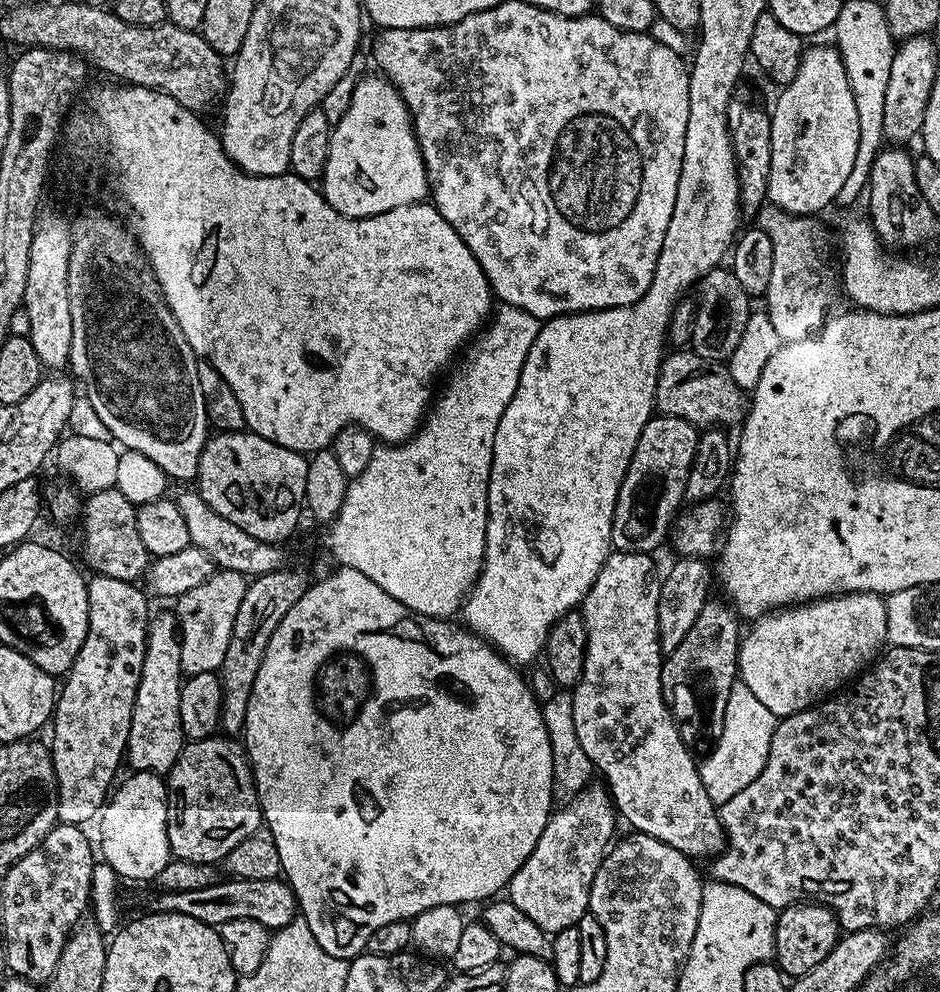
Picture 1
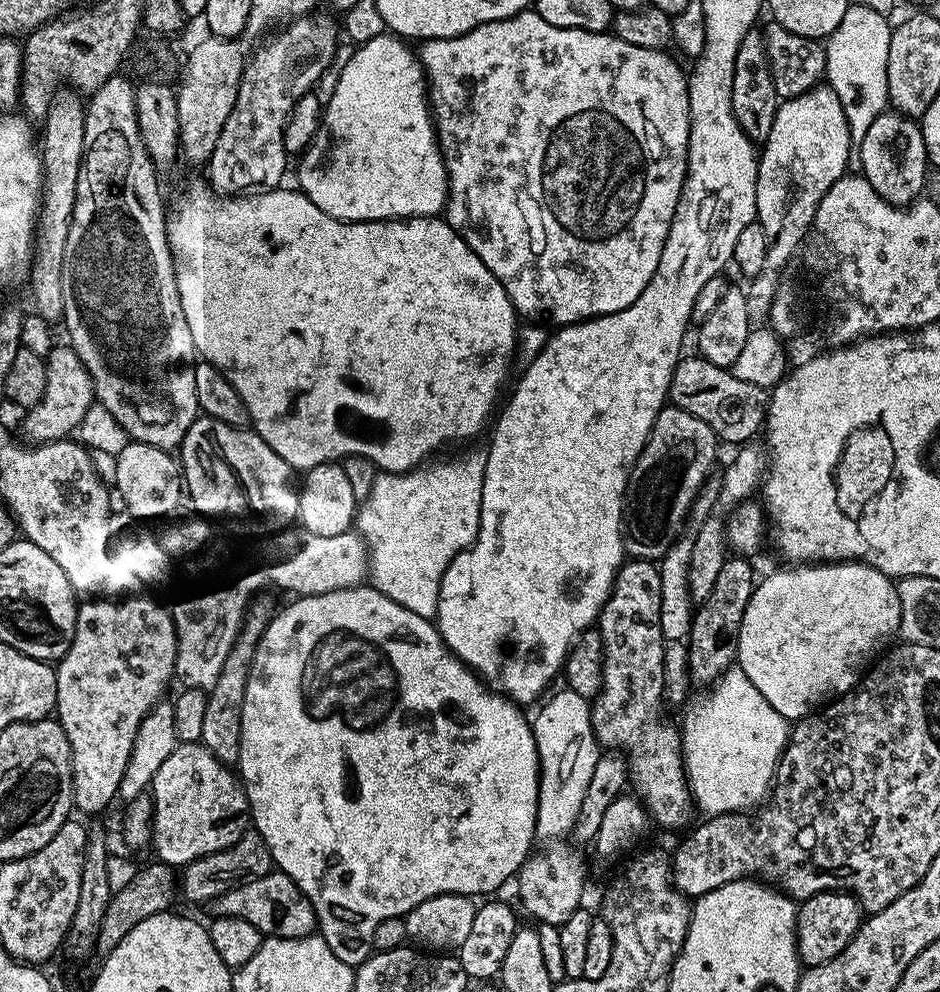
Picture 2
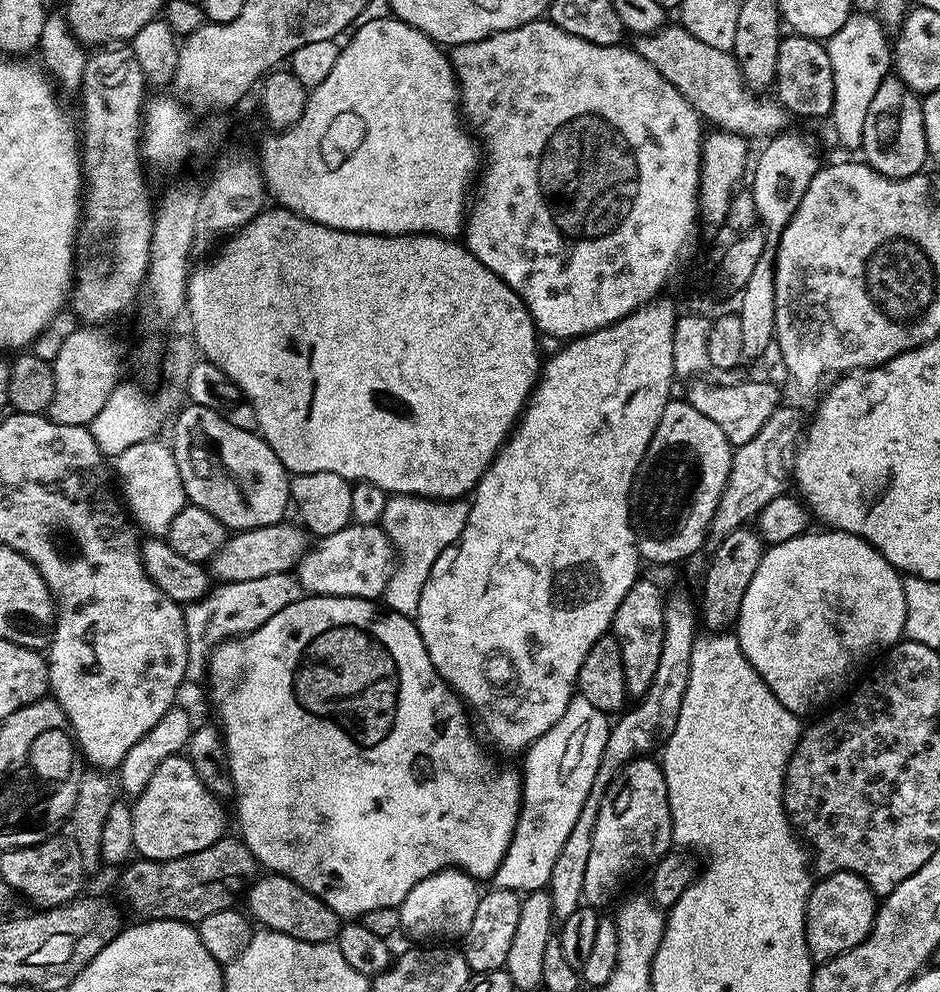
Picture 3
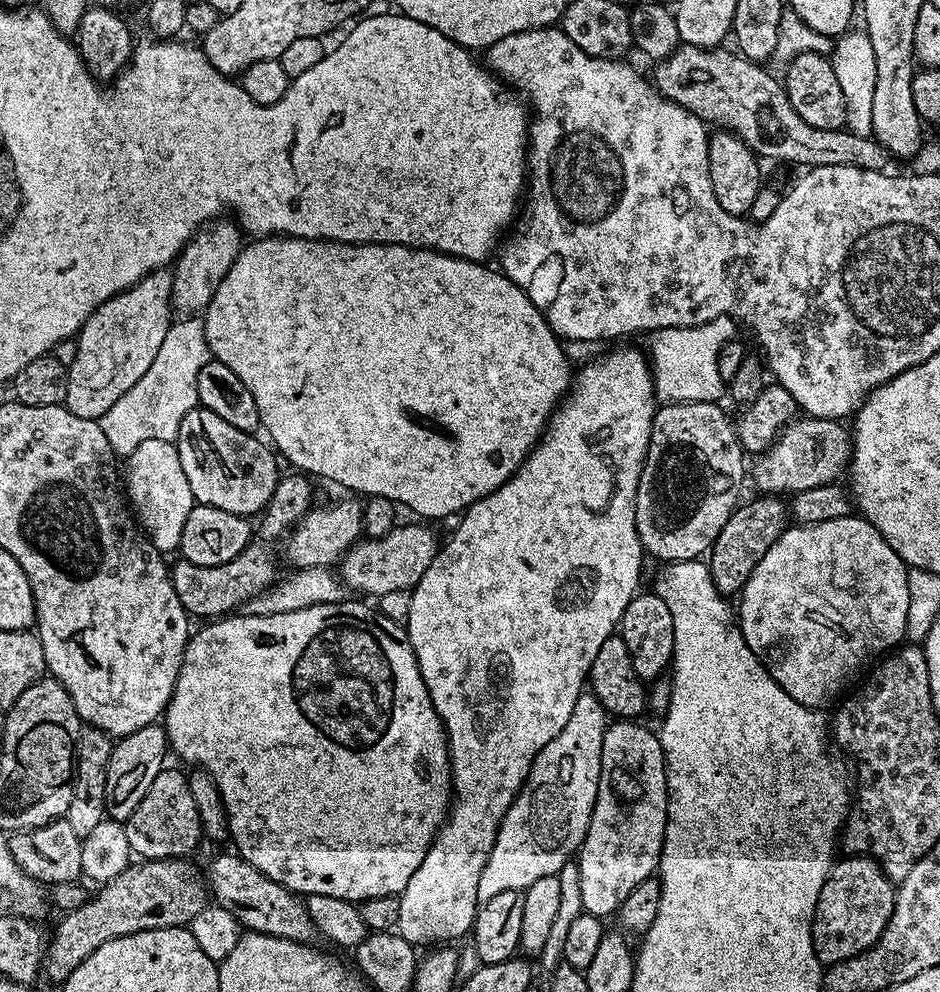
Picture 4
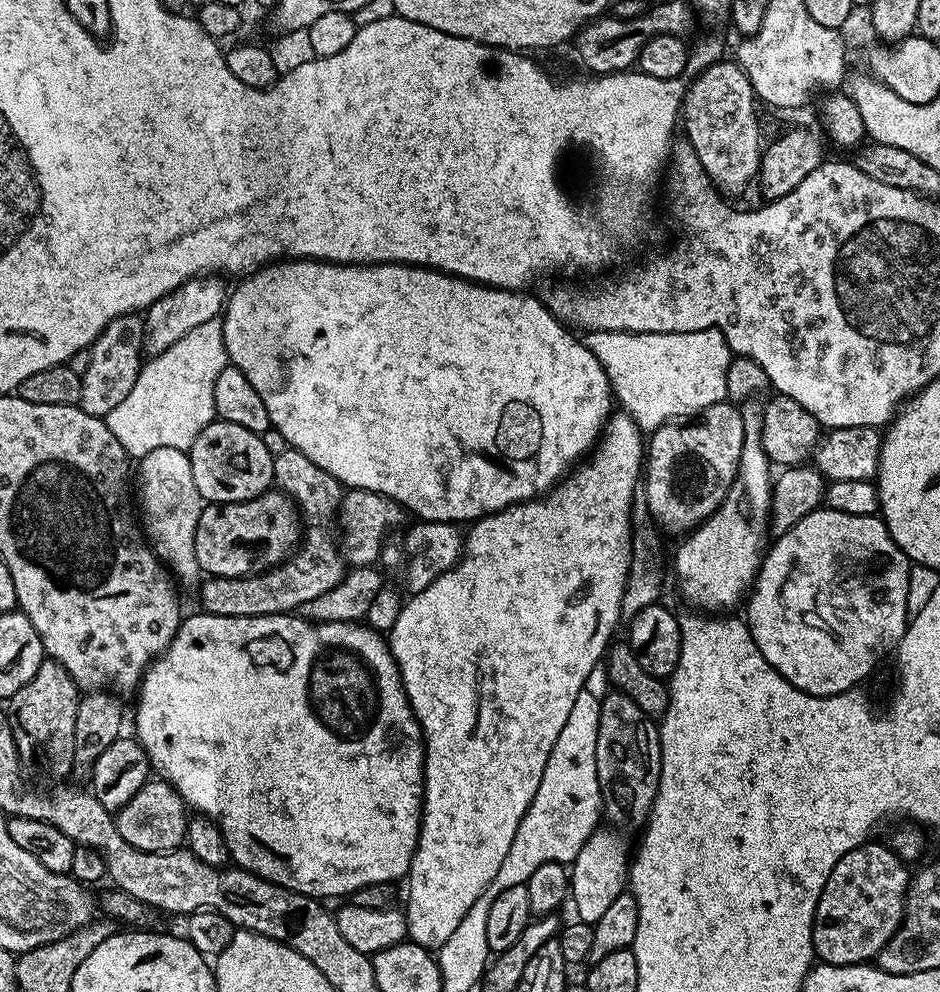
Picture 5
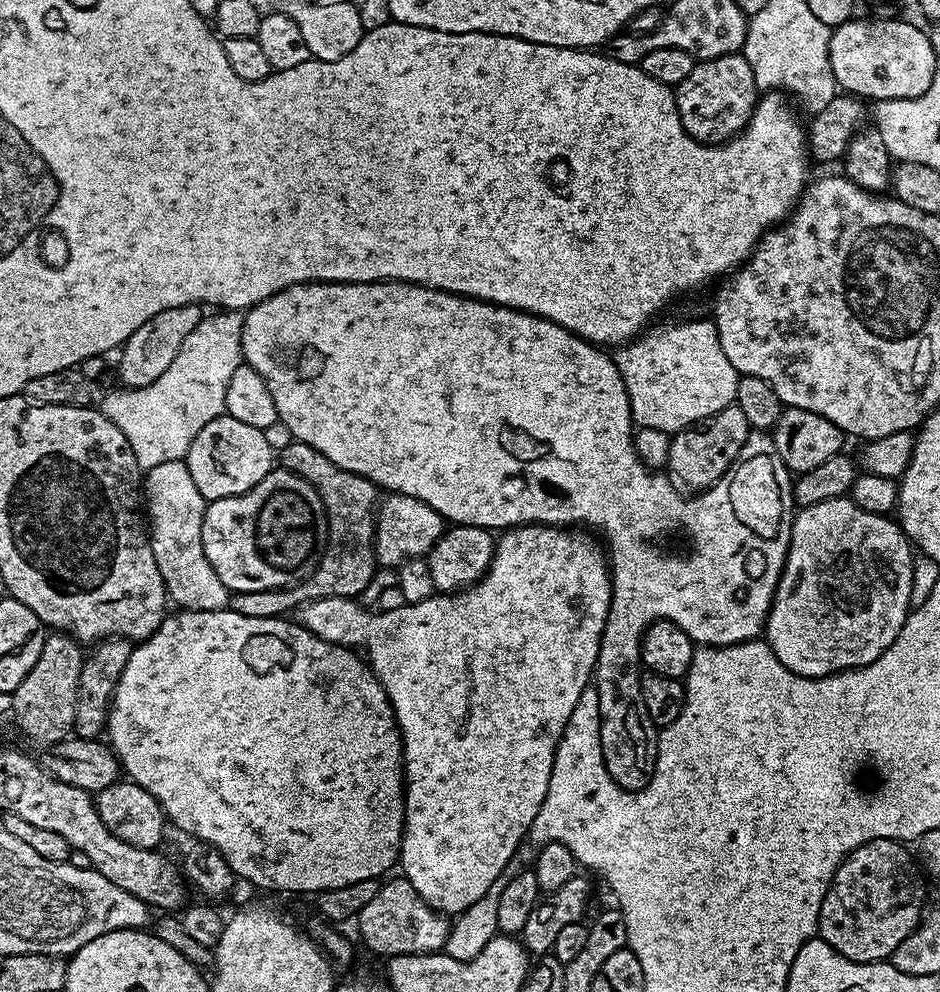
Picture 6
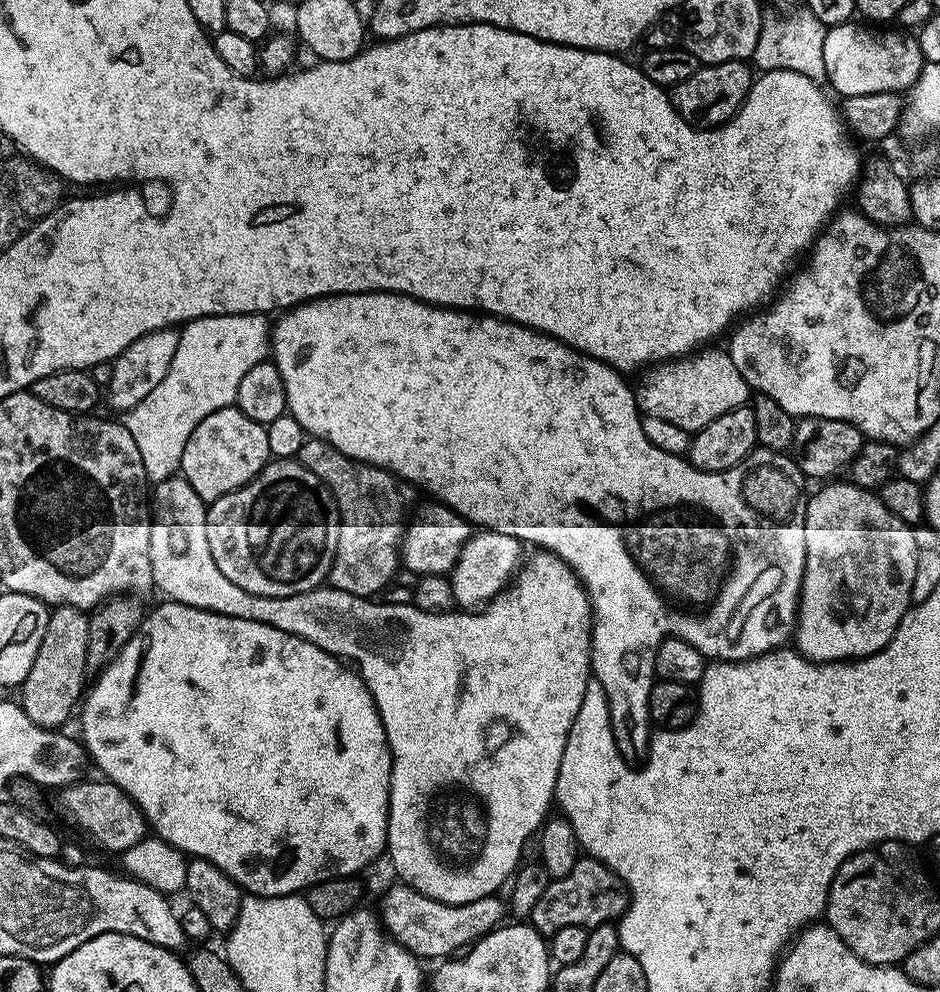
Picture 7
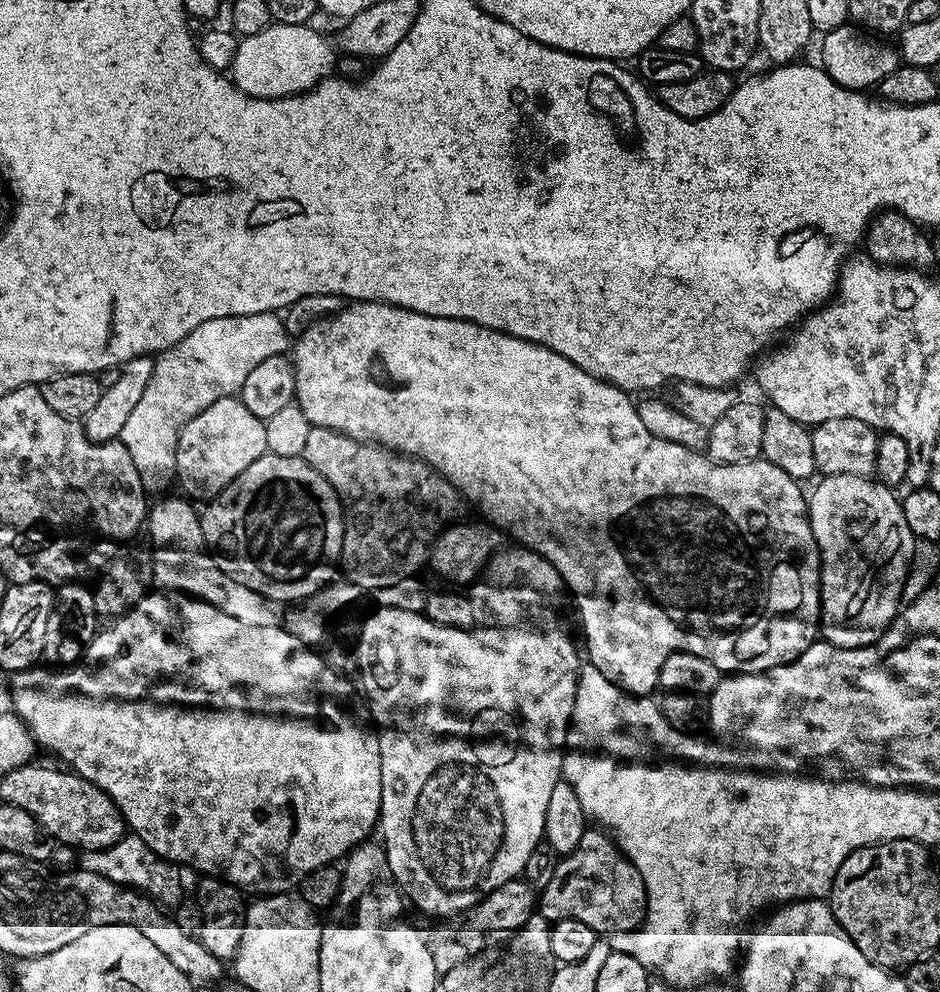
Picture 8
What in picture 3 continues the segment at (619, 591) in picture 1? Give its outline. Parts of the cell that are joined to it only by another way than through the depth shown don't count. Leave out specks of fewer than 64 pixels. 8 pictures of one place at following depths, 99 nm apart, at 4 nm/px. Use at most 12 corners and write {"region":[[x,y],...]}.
{"region":[[633,579],[612,619],[629,697],[662,654],[661,585]]}

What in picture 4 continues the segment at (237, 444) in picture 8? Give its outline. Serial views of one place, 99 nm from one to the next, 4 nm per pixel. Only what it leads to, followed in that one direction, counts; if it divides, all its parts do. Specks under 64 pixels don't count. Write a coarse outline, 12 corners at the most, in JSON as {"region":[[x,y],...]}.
{"region":[[197,406],[174,443],[195,503],[267,509],[277,457]]}

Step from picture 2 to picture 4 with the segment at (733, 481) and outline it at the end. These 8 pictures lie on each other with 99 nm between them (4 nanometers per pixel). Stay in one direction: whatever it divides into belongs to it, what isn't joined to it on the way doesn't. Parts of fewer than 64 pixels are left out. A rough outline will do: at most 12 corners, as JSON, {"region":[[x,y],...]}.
{"region":[[793,419],[755,460],[764,494],[835,484],[852,463],[839,420]]}

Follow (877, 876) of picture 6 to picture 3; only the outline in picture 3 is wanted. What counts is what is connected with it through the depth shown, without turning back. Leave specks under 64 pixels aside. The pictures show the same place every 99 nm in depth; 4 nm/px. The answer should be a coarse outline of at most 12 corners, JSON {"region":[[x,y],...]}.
{"region":[[858,874],[813,883],[804,937],[833,960],[872,933],[876,893]]}

